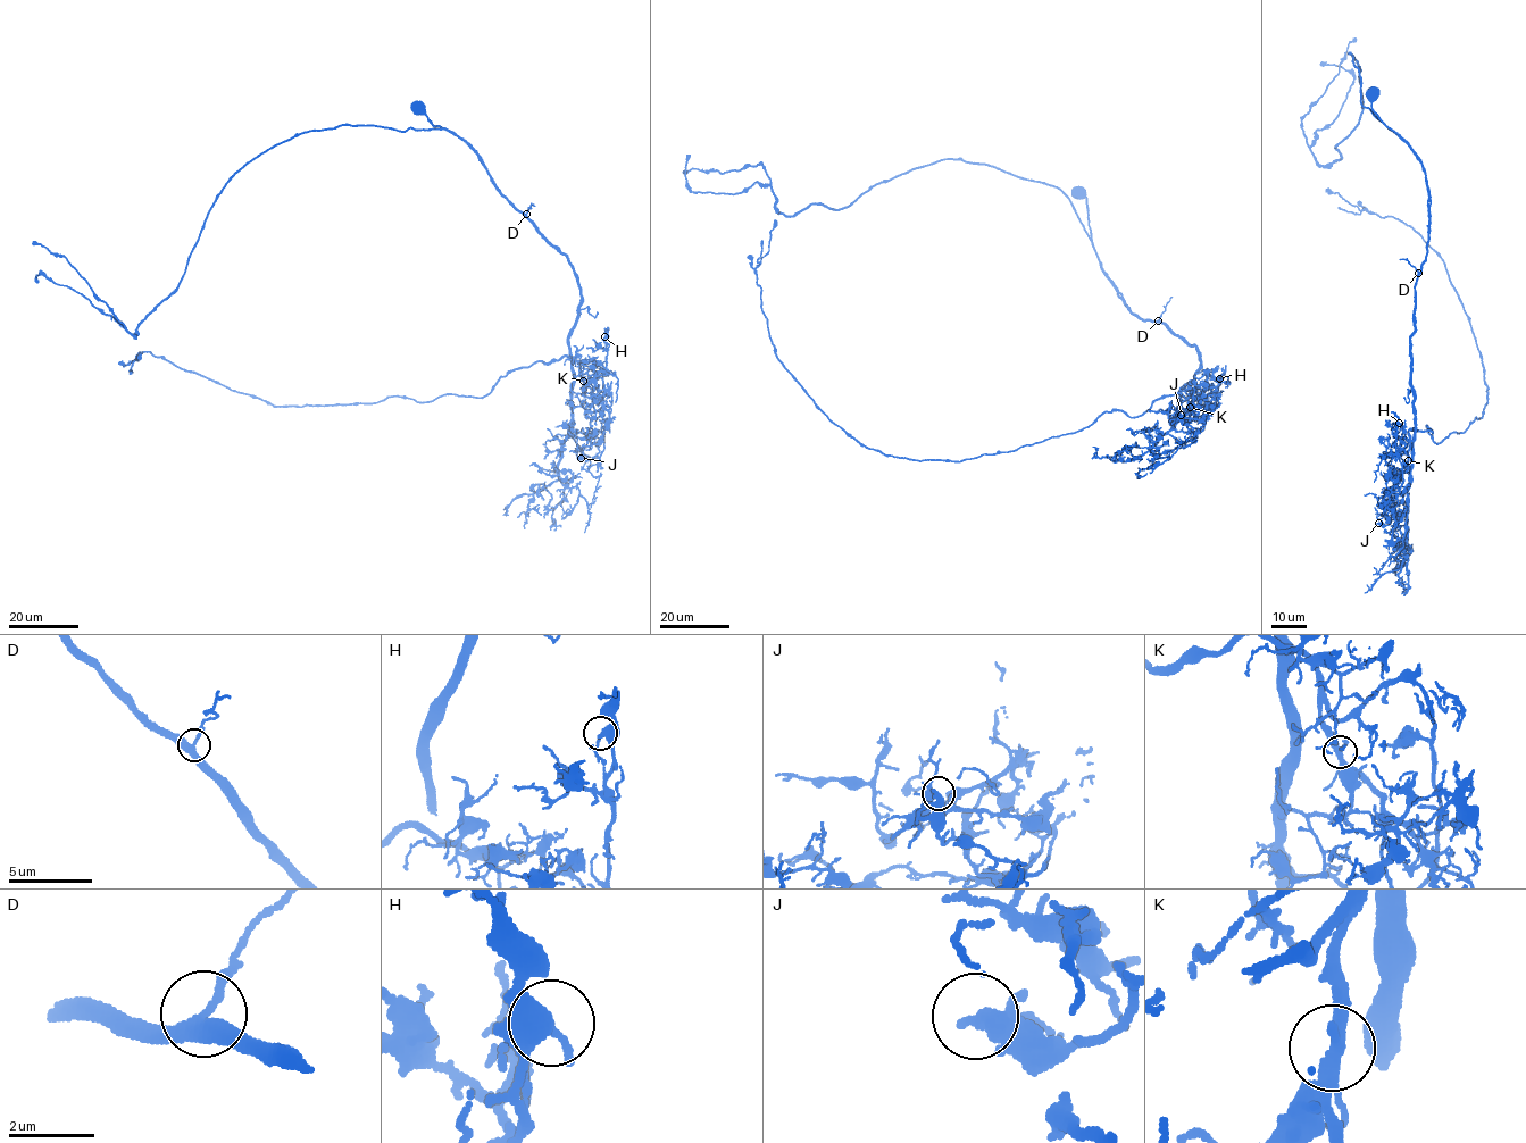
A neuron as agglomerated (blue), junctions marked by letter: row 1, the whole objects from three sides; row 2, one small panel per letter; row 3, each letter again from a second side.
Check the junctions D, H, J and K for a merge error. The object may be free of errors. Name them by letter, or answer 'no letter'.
K

